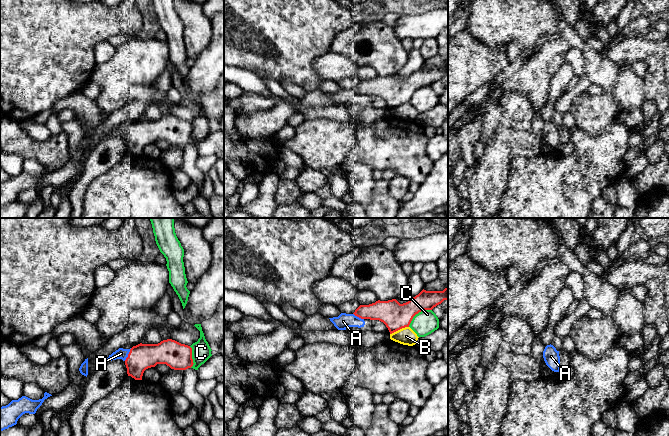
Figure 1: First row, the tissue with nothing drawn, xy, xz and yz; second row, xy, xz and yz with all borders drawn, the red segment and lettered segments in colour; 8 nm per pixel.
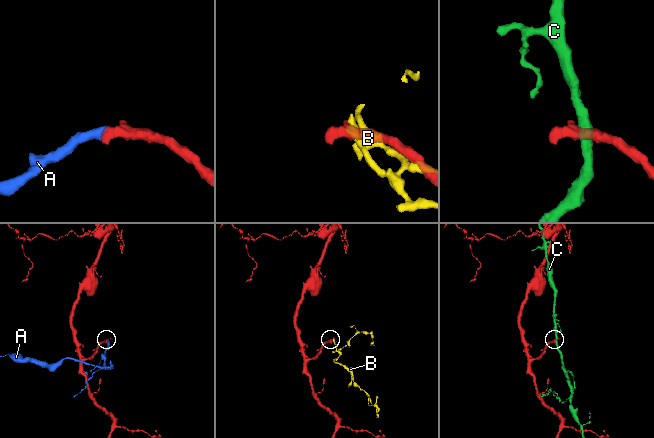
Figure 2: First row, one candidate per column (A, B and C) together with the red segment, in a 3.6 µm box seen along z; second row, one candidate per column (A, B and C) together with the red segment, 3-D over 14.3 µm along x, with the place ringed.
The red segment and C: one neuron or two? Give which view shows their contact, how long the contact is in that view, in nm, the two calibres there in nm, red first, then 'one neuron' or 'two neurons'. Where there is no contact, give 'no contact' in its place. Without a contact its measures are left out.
contact in xz; length 240 nm; calibres 220 and 190 nm; two neurons

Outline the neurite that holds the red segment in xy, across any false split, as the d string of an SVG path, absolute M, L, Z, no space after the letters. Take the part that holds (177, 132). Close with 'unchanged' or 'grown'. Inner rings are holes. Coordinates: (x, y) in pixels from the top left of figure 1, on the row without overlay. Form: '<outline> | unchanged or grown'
M167 115L158 120L138 120L130 125L119 124L109 133L97 141L98 144L106 137L122 135L125 138L128 152L135 156L142 156L143 149L146 145L155 143L157 140L166 140L174 146L186 146L193 142L192 124L188 121L181 120L175 116Z | grown

